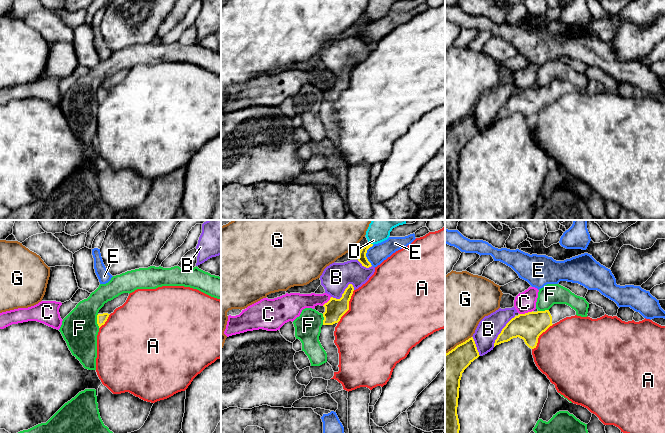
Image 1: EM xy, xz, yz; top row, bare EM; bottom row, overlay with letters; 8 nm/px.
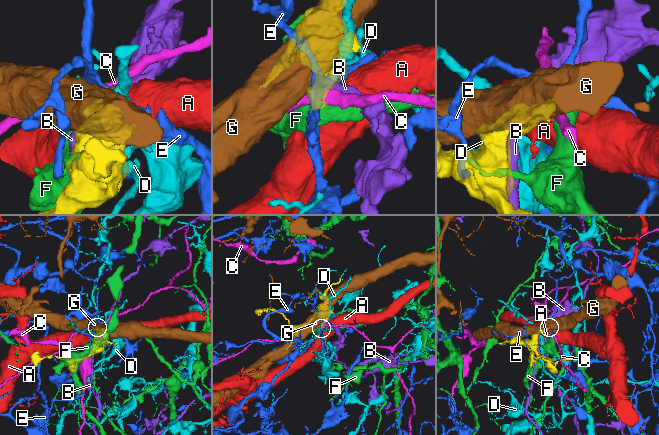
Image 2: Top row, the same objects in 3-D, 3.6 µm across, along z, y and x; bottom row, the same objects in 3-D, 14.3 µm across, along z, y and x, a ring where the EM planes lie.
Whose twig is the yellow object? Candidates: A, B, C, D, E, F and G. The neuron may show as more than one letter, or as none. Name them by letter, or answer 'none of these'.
none of these

